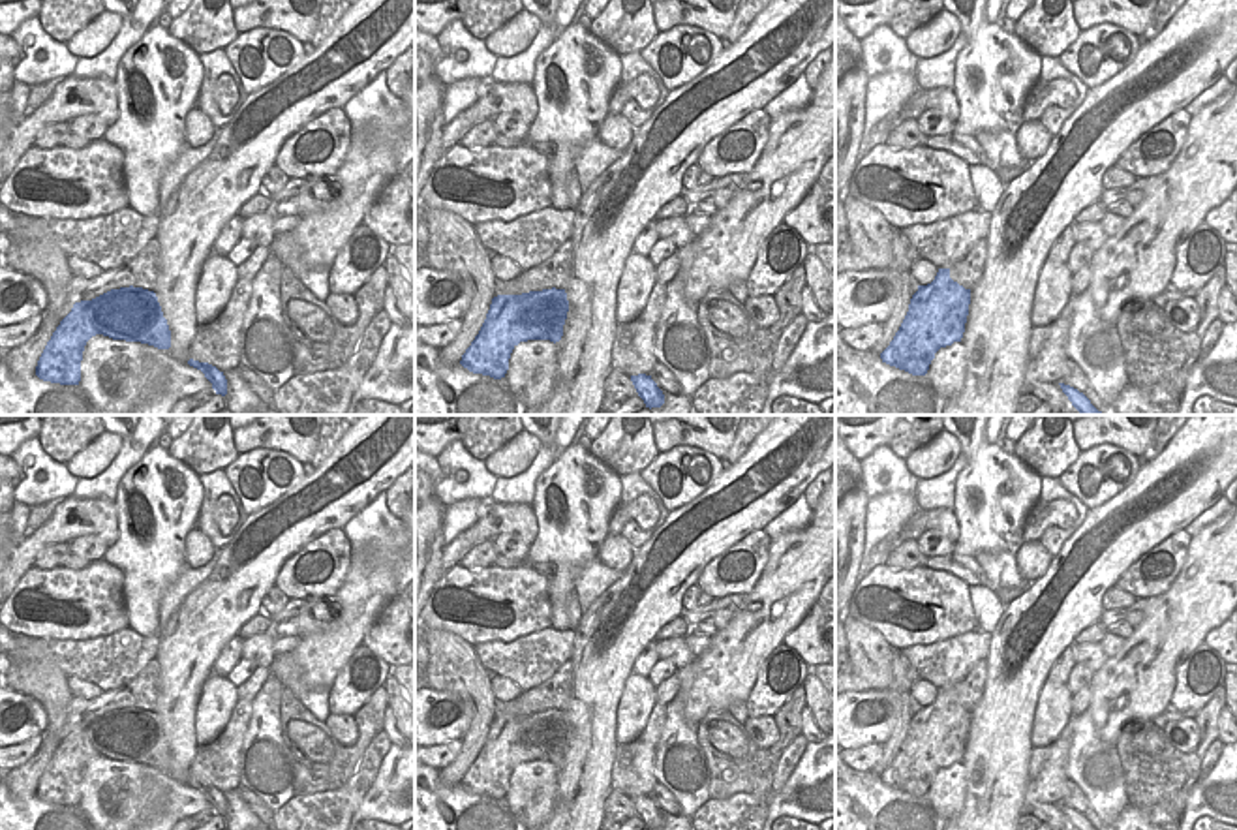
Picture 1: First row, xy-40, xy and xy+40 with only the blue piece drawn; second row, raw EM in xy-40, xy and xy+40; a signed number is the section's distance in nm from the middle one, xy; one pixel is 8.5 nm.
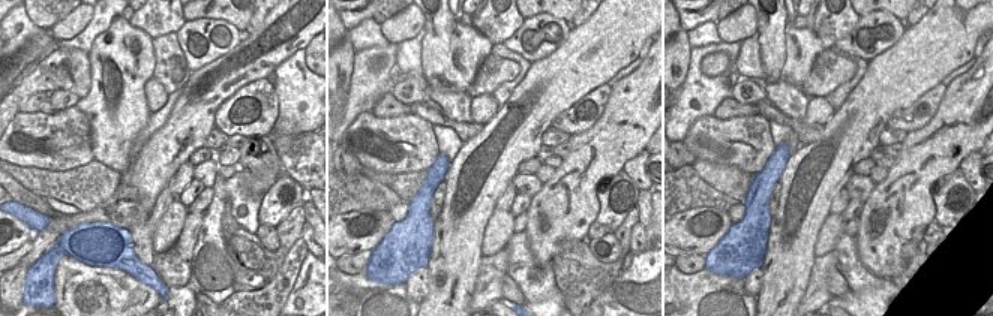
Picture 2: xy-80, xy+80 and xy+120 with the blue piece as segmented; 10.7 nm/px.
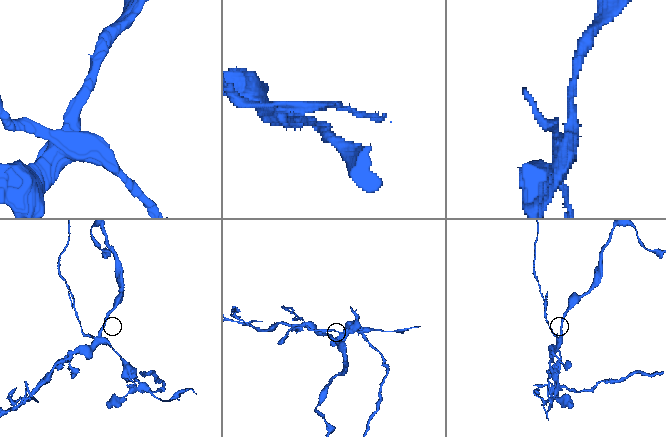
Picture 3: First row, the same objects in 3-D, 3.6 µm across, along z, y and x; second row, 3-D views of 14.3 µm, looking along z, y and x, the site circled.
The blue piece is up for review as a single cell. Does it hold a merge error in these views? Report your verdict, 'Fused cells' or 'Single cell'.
Fused cells

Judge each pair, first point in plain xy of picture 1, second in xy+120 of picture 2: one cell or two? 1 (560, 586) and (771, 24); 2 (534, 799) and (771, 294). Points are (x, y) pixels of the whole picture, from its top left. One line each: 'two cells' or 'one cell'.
1: one cell
2: two cells

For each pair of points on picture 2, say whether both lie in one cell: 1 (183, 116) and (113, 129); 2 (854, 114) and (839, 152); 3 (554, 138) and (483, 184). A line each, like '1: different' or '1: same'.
1: different
2: same
3: different

